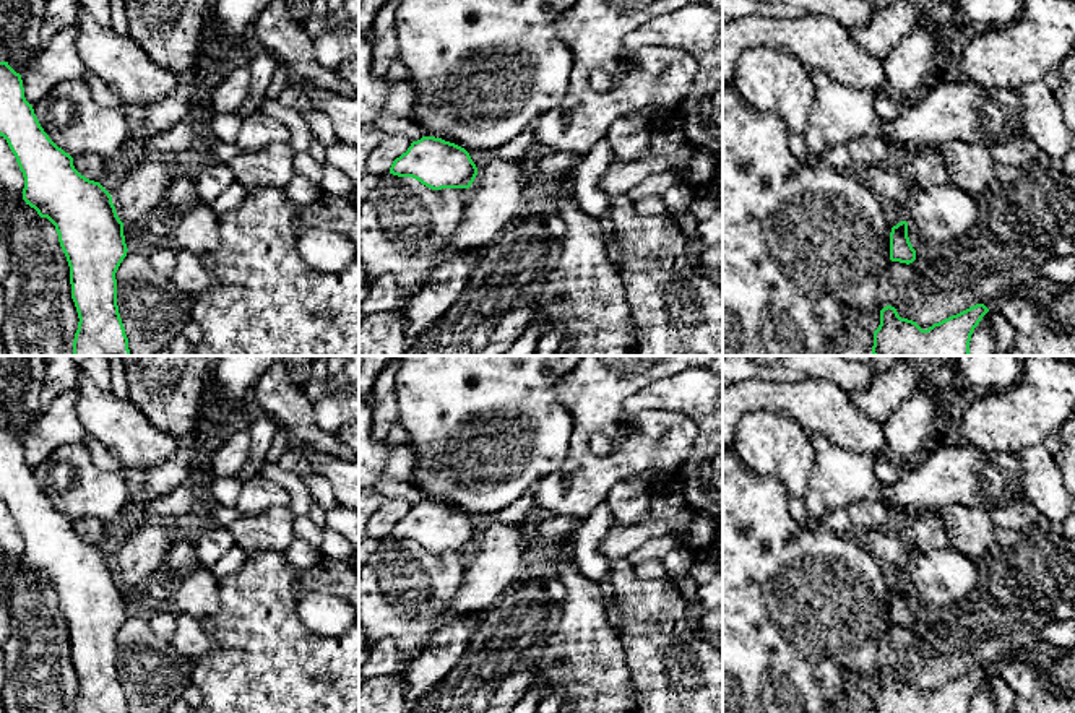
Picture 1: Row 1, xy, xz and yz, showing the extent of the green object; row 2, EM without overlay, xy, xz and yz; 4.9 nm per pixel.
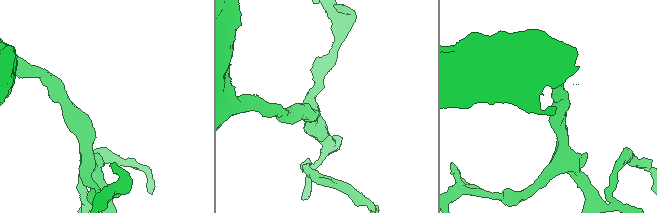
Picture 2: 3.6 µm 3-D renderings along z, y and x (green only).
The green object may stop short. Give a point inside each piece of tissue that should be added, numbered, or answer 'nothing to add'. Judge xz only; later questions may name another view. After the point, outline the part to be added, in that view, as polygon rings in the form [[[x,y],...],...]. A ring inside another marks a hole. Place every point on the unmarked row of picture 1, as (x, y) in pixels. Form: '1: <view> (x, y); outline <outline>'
nothing to add

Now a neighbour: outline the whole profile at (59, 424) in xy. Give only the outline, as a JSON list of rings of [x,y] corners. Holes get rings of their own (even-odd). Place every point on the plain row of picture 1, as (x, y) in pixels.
[[[75,390],[57,396],[21,439],[24,461],[34,469],[65,443],[83,443],[88,435],[76,414]]]

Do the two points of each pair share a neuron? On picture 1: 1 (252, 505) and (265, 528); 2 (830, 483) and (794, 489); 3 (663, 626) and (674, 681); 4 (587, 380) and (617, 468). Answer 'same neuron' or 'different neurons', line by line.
1: different neurons
2: different neurons
3: same neuron
4: same neuron

